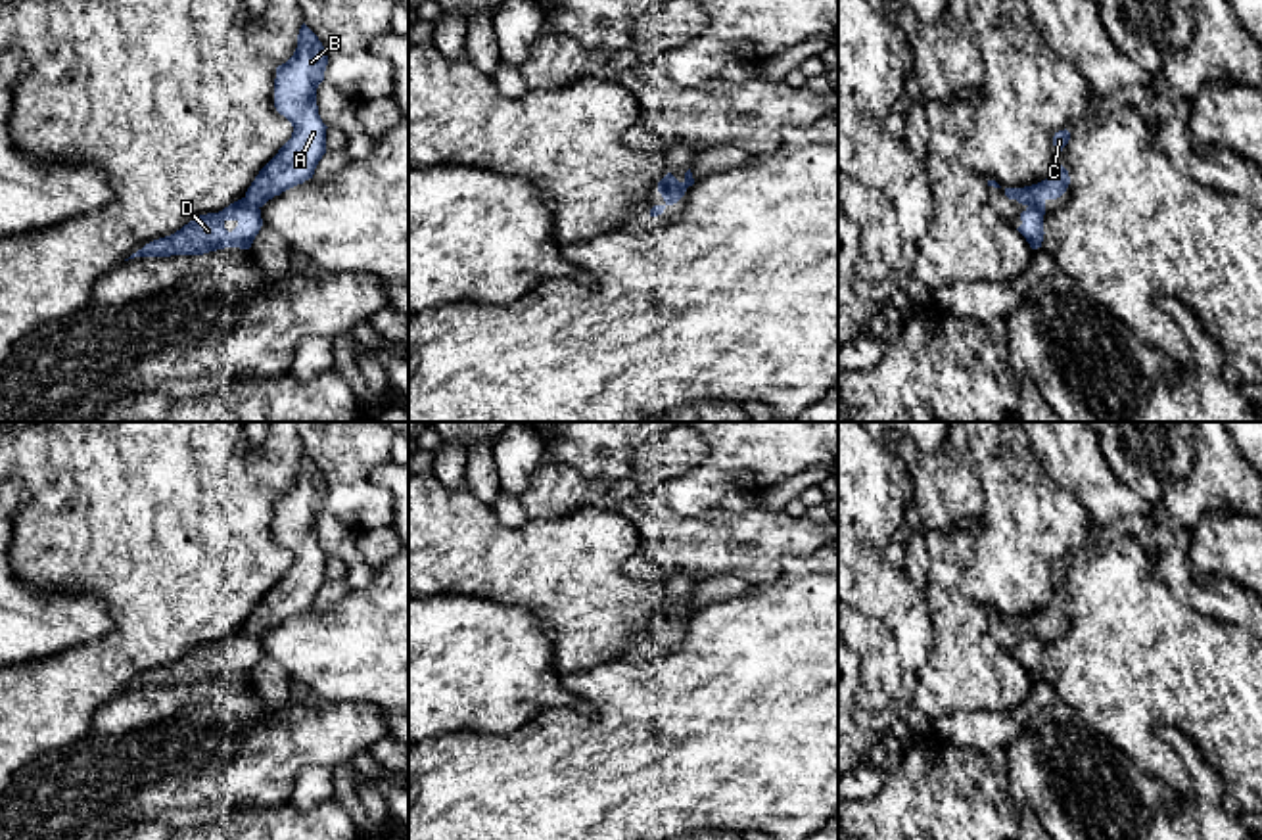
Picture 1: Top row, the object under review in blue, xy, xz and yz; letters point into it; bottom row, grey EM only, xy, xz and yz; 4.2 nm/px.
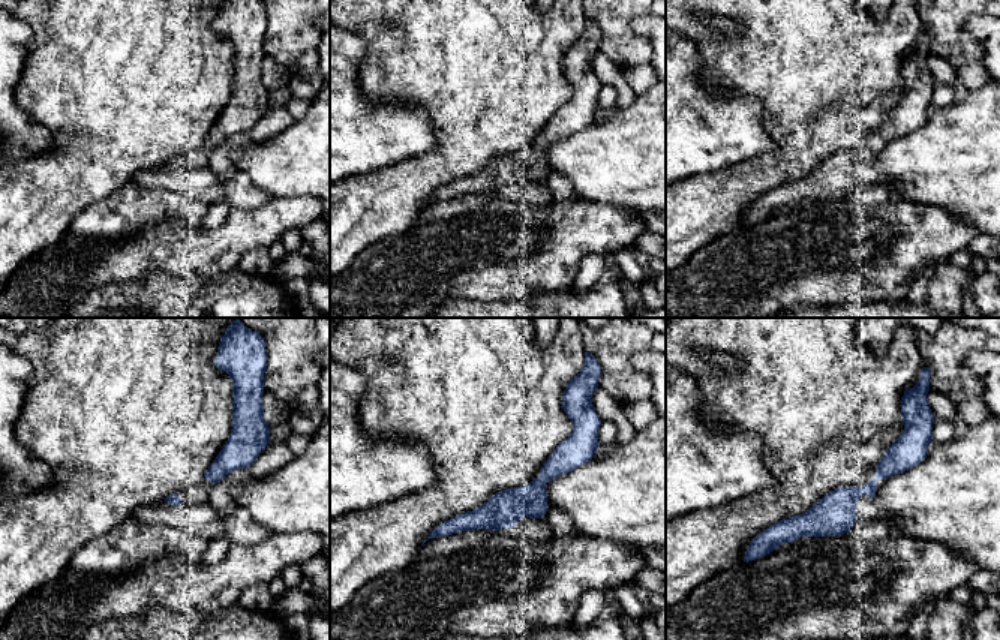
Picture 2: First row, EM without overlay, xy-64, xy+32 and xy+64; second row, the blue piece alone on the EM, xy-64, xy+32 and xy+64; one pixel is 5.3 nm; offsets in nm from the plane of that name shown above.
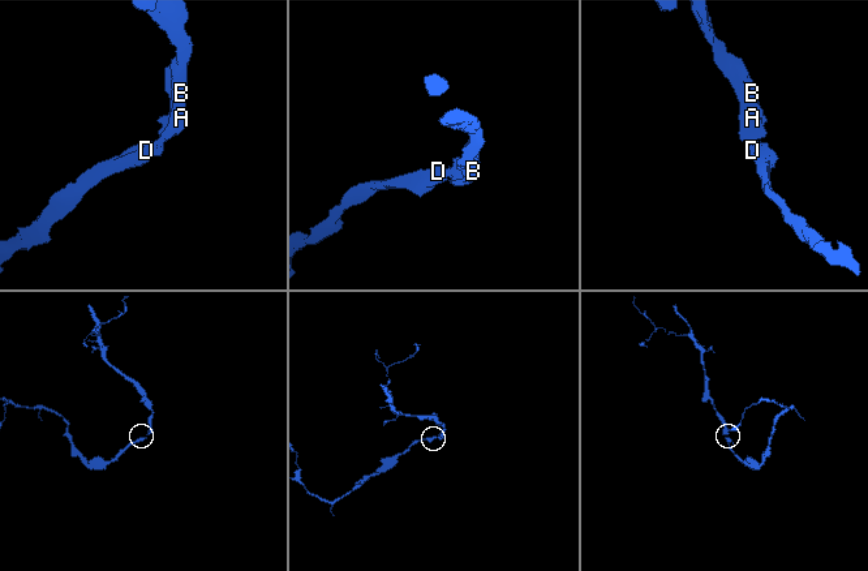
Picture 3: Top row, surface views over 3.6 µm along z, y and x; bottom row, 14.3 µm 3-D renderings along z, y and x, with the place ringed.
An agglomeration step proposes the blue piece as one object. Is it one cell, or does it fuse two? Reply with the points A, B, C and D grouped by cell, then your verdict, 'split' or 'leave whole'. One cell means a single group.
groups A B C D; leave whole

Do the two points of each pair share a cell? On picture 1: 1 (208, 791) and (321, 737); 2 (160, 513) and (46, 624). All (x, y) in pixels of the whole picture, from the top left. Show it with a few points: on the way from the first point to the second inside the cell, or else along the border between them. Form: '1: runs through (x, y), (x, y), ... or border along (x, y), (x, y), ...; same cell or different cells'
1: runs through (236, 766), (292, 737); same cell
2: border along (31, 585), (43, 591), (93, 593), (112, 622); different cells

